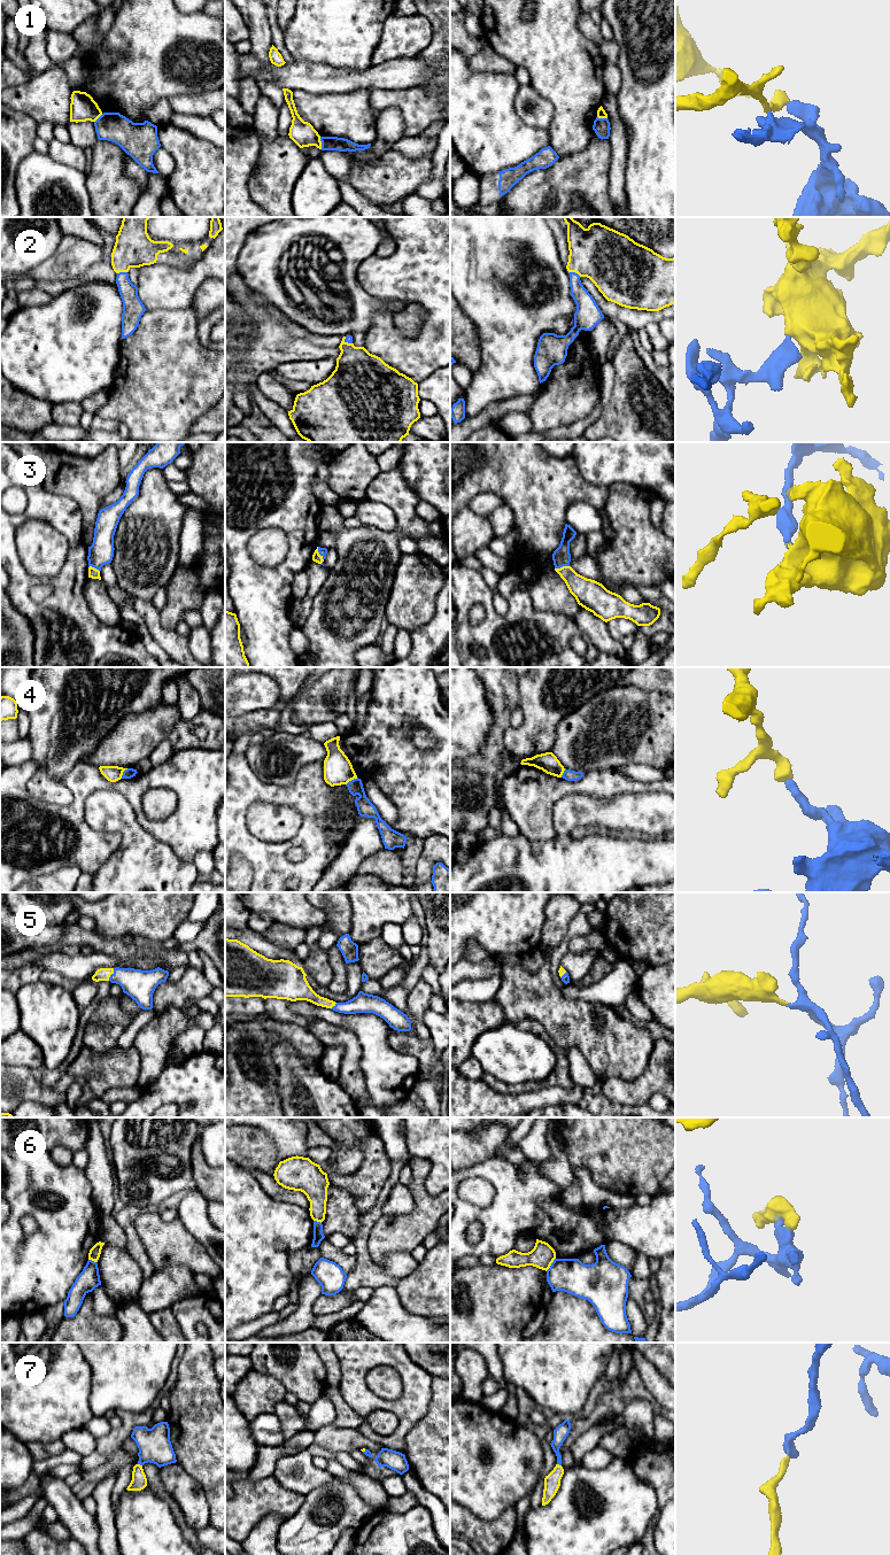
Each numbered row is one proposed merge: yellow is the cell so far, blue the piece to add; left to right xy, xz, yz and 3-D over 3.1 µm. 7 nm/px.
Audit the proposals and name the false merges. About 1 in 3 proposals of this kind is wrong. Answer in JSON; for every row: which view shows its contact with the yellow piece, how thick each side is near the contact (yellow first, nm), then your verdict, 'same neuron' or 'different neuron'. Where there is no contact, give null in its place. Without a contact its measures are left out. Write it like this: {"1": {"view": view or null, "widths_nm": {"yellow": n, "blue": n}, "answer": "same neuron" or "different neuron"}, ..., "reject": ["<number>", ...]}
{"1": {"view": "xz", "widths_nm": {"yellow": 170, "blue": 100}, "answer": "different neuron"}, "2": {"view": "yz", "widths_nm": {"yellow": 400, "blue": 140}, "answer": "same neuron"}, "3": {"view": "yz", "widths_nm": {"yellow": 190, "blue": 130}, "answer": "same neuron"}, "4": {"view": "xy", "widths_nm": {"yellow": 110, "blue": 70}, "answer": "different neuron"}, "5": {"view": "xy", "widths_nm": {"yellow": 90, "blue": 220}, "answer": "same neuron"}, "6": {"view": "yz", "widths_nm": {"yellow": 170, "blue": 240}, "answer": "different neuron"}, "7": {"view": "xy", "widths_nm": {"yellow": 110, "blue": 220}, "answer": "same neuron"}, "reject": ["1", "4", "6"]}

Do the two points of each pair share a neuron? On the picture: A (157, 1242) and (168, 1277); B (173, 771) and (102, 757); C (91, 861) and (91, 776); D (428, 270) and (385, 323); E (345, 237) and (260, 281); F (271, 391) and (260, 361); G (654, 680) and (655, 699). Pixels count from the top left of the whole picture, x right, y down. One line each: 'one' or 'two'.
A: two
B: two
C: one
D: one
E: one
F: two
G: two

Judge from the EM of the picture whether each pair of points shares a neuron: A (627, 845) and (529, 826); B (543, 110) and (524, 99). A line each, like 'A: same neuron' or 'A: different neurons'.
A: different neurons
B: same neuron

